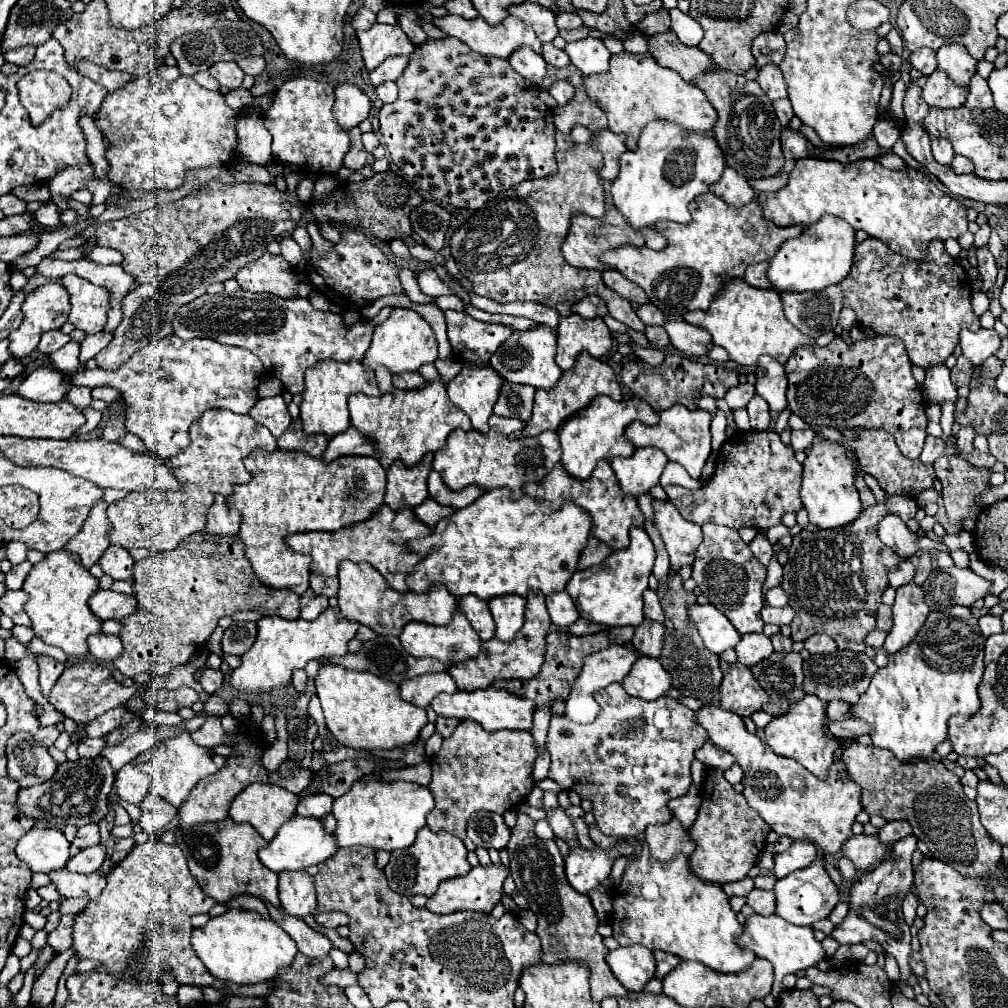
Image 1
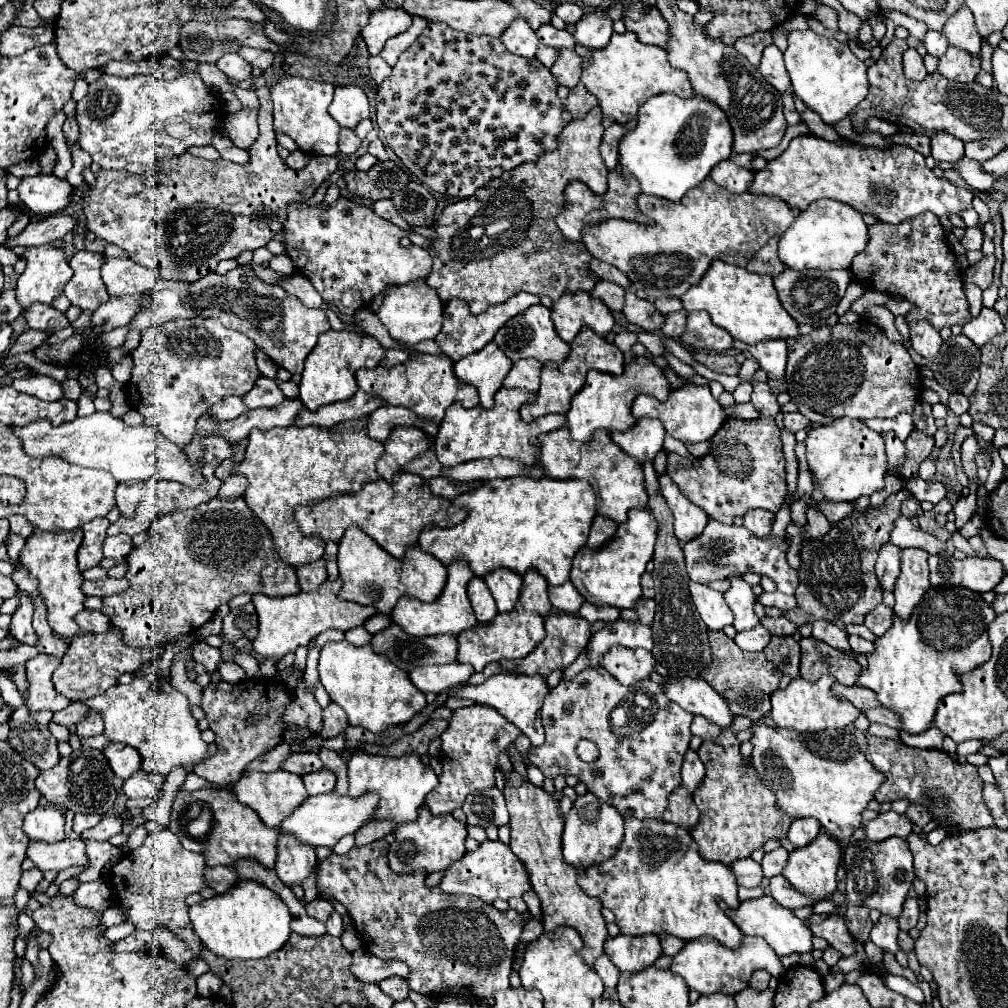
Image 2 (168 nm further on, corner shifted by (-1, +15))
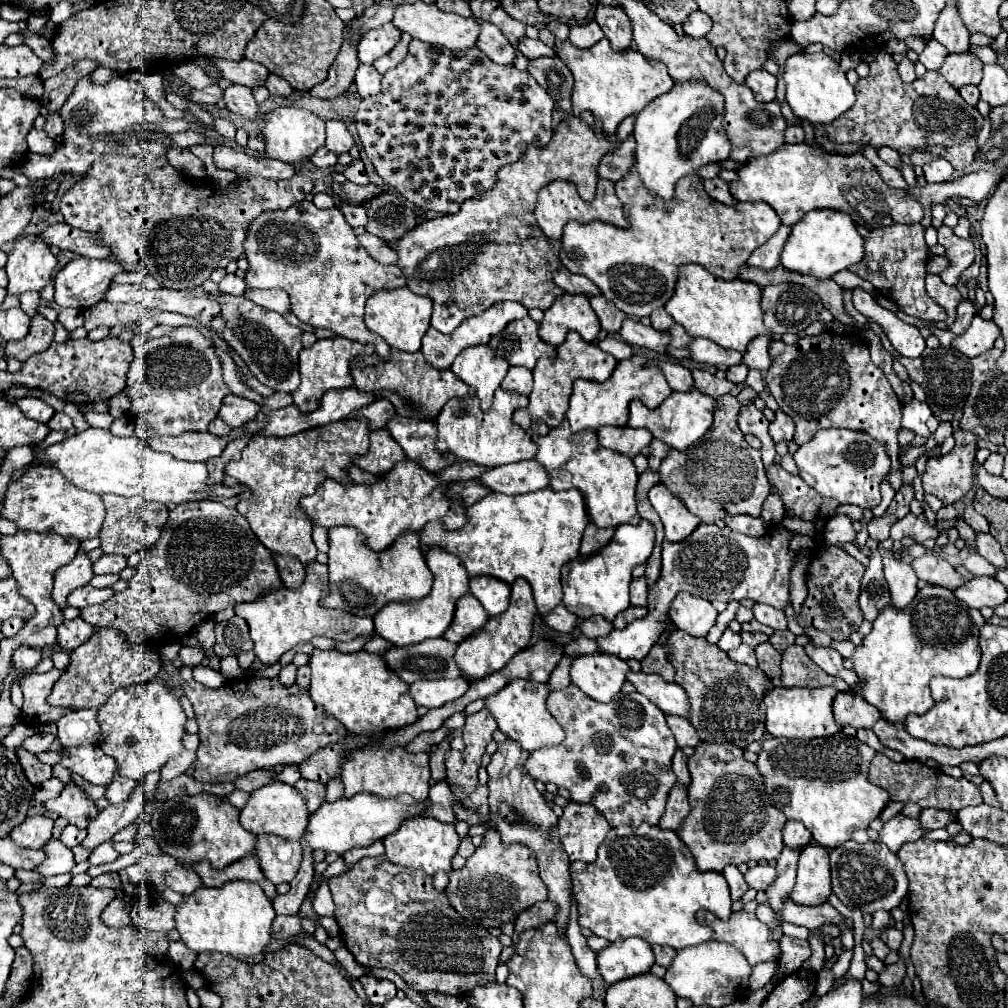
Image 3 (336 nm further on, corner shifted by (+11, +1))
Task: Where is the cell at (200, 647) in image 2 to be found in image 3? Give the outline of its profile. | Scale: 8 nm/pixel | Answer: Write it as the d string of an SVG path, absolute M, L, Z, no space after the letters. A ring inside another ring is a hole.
M182 646L178 656L180 656L182 664L186 664L186 666L198 666L202 662L202 658L204 658L204 652L200 648L196 648L196 646Z

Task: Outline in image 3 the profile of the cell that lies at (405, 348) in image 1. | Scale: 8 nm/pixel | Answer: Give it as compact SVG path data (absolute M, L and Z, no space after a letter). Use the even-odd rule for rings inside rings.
M404 286L404 288L374 292L366 302L364 322L372 332L382 336L392 348L404 352L416 352L422 346L422 336L430 328L430 316L432 316L432 300L414 294Z

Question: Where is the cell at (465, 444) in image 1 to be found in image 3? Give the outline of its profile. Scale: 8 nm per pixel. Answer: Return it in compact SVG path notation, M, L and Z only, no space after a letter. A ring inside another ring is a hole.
M502 388L496 390L494 404L486 412L480 410L480 400L476 396L448 400L436 418L438 450L454 452L458 460L470 460L482 466L502 466L502 464L534 458L538 446L534 444L532 432L516 426L512 420L516 406L526 406L526 404L528 404L528 396L508 392Z

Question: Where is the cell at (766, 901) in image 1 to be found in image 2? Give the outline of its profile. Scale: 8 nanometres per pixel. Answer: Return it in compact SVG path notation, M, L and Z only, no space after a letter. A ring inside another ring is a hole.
M774 876L770 878L770 896L784 908L790 908L790 910L796 910L796 908L802 908L802 906L812 906L814 900L804 900L804 896L796 894L794 888L788 884L788 880L784 880L784 876Z

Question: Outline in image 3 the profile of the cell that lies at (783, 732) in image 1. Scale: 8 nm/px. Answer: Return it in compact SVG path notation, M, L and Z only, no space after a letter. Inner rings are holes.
M834 686L824 688L772 688L764 696L766 704L766 730L780 738L822 738L840 732L842 728L834 722L832 702L838 690Z

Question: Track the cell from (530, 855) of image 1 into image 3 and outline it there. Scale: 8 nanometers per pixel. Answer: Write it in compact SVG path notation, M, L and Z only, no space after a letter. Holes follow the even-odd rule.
M506 738L502 744L498 744L498 750L492 754L492 762L488 764L488 788L490 788L490 812L494 814L494 822L496 822L496 830L502 836L502 842L518 842L524 844L528 848L532 848L532 852L538 858L538 870L540 870L540 878L548 888L548 900L552 900L554 904L558 904L558 916L556 922L558 926L566 926L568 922L568 910L570 910L570 860L564 854L564 850L560 850L558 838L550 836L552 834L552 826L558 824L556 814L552 812L552 808L546 804L546 800L542 798L542 794L536 790L534 786L534 778L526 772L524 764L526 758L530 756L530 752L522 750L522 746L510 738ZM500 802L508 802L512 804L520 814L522 820L514 822L514 824L506 824L496 816L496 806Z

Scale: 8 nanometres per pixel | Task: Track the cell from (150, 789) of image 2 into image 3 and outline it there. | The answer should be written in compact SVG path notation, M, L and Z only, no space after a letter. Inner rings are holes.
M114 776L112 782L106 786L106 798L110 804L122 804L130 794L132 790L138 786L136 780L130 780L130 778L124 778L124 776Z

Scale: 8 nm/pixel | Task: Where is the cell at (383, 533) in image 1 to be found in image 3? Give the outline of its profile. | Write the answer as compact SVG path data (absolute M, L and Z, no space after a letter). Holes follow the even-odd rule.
M404 460L394 464L392 470L380 476L374 484L342 484L332 478L324 480L312 496L302 498L302 510L310 516L314 524L324 528L332 526L354 526L366 534L366 544L380 552L386 550L400 532L412 530L420 532L426 522L444 518L450 508L456 508L458 500L448 494L448 482L440 480L436 474L424 470L414 460Z

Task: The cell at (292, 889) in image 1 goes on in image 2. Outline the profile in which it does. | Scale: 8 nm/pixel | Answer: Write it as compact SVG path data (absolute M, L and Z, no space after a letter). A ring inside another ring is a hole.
M280 836L276 874L286 886L302 884L308 876L312 876L316 862L318 858L314 854L314 848L300 844L300 840L292 840L292 836Z

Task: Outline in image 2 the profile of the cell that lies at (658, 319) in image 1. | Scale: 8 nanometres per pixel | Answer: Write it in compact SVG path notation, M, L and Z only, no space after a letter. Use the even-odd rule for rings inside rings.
M656 298L654 308L662 314L670 314L670 312L682 310L682 302L680 302L680 298Z

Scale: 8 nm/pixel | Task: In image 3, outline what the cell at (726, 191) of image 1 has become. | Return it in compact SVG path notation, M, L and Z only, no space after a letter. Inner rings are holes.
M718 176L712 178L712 180L704 180L704 190L718 202L722 204L736 204L736 200L732 198L730 190L728 190L728 182L720 180Z

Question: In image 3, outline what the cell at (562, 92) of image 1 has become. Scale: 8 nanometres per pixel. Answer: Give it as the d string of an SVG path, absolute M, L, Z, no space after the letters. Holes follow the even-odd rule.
M558 56L534 58L528 62L530 76L558 102L562 98L570 98L574 78L566 64Z

